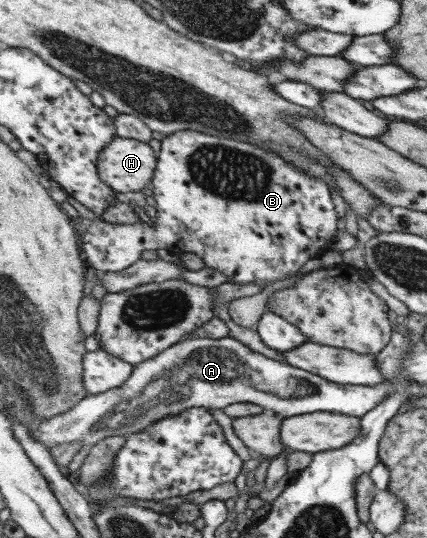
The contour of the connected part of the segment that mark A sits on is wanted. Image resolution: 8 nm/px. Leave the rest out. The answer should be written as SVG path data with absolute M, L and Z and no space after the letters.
M230 336L222 339L196 337L170 345L170 348L163 350L158 356L135 364L124 384L100 394L87 395L66 412L42 420L38 429L31 432L31 436L48 448L71 442L81 442L84 447L88 448L94 446L96 442L100 442L104 436L127 436L127 434L139 432L157 420L169 414L178 414L187 408L223 409L240 401L253 402L263 406L265 412L273 412L283 418L320 411L362 417L376 408L385 398L388 398L391 390L392 383L390 381L384 381L376 386L330 382L306 370L294 368L286 362L282 363L267 358Z

